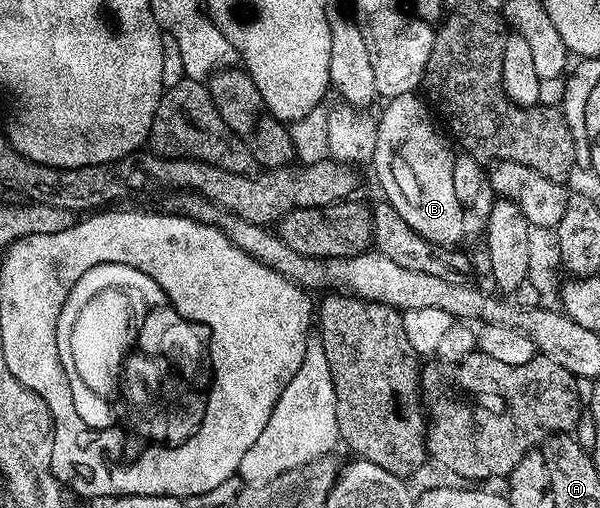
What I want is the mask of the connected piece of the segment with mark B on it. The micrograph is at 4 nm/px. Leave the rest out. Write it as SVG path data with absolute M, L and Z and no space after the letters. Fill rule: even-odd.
M402 93L383 104L384 113L380 113L377 120L378 142L370 163L376 166L376 179L384 190L383 198L410 225L410 229L438 247L452 249L464 235L466 211L465 204L454 191L458 159L452 156L453 144L449 136L436 128L437 120L429 104L418 96Z

